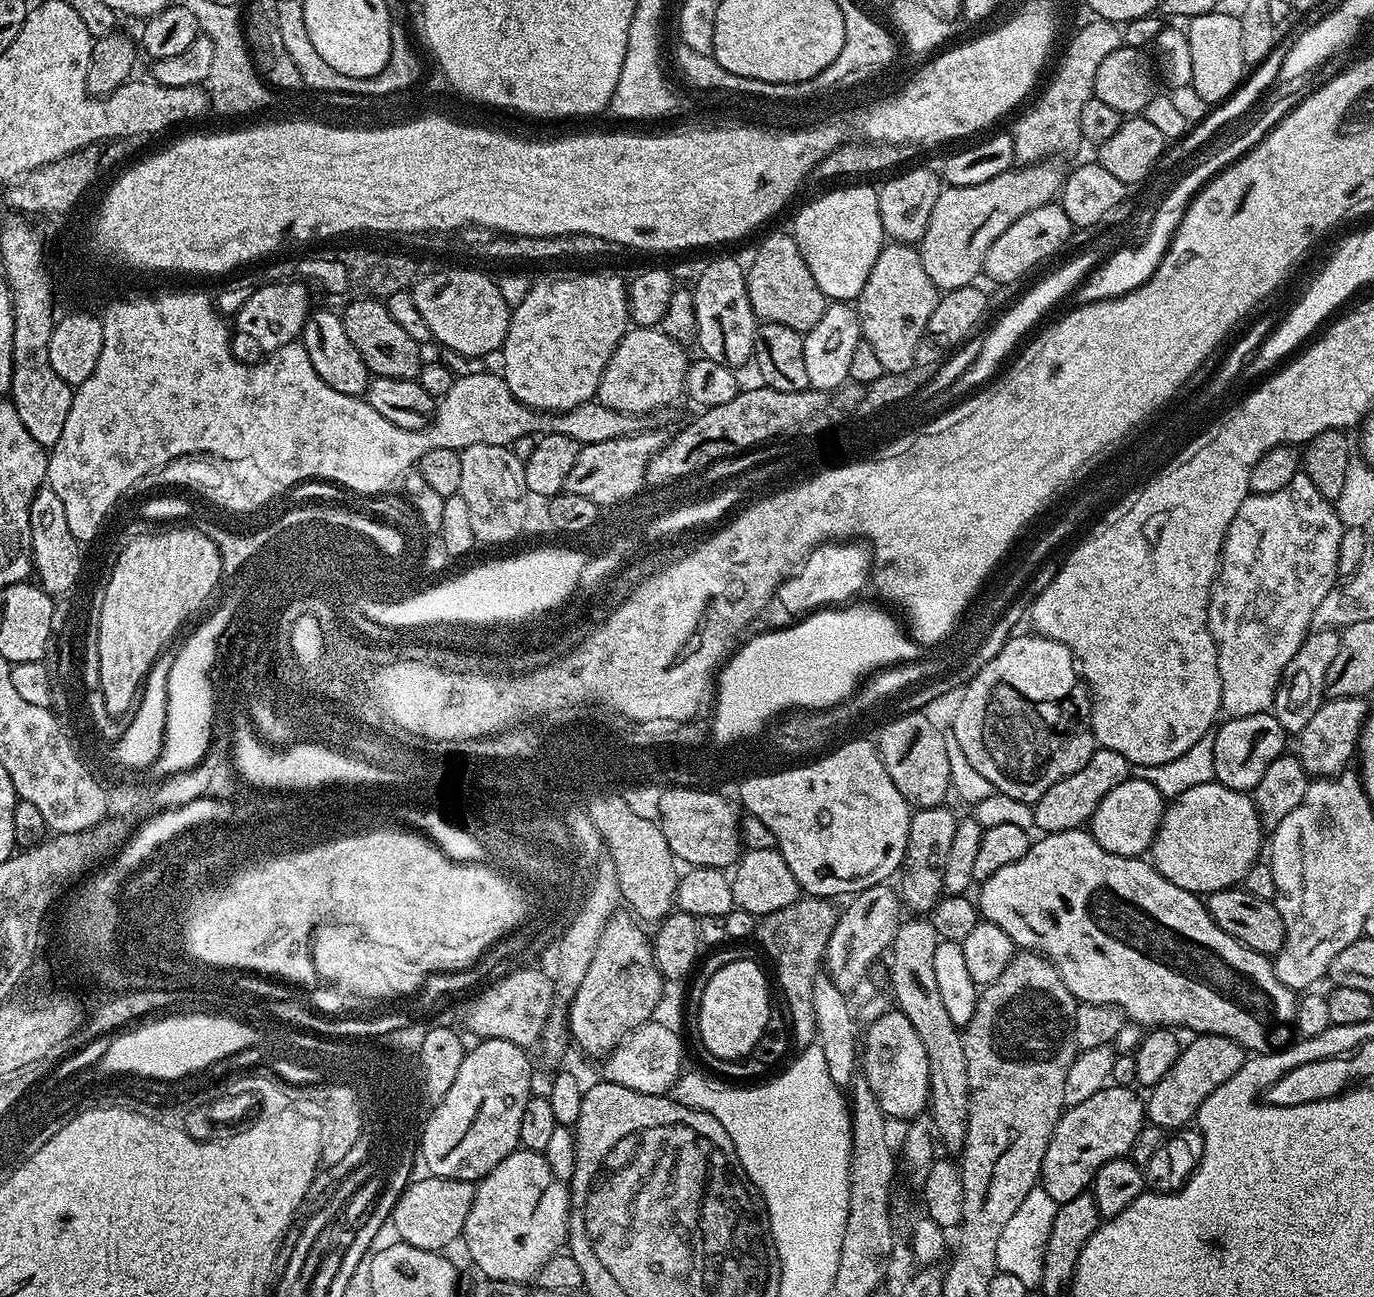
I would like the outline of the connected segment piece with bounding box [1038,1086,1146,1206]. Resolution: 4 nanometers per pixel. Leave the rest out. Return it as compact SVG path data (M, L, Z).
M1128 1086L1103 1088L1098 1094L1086 1098L1086 1102L1078 1102L1078 1106L1068 1108L1061 1115L1046 1146L1038 1181L1039 1187L1054 1198L1056 1205L1082 1195L1106 1162L1131 1153L1134 1138L1138 1138L1138 1130L1142 1130L1146 1123L1145 1101L1141 1097L1139 1100L1132 1091Z

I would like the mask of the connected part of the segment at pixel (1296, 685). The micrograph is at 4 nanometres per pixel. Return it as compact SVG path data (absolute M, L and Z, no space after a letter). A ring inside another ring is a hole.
M1309 631L1298 654L1294 654L1294 658L1290 658L1290 666L1286 666L1284 678L1276 687L1276 697L1271 706L1271 711L1278 718L1285 733L1299 734L1302 726L1306 726L1306 722L1310 722L1314 710L1318 710L1318 706L1324 703L1326 670L1330 670L1330 662L1334 662L1334 654L1338 654L1339 641L1339 631Z

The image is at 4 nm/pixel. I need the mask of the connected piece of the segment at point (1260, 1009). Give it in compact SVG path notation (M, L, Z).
M1075 828L1069 832L1050 832L1039 838L1041 840L1037 839L1030 846L1030 850L1026 850L1026 854L1018 858L1018 862L1010 866L1002 866L998 874L994 874L989 880L979 885L978 911L987 923L1002 926L1002 930L1006 930L1006 934L1017 949L1038 952L1042 956L1047 956L1058 970L1062 982L1066 982L1070 994L1076 997L1079 1003L1114 1004L1121 1008L1131 1023L1141 1025L1148 1030L1189 1028L1189 1033L1192 1034L1225 1036L1238 1042L1252 1054L1259 1054L1269 1047L1268 1024L1277 1020L1280 1024L1291 1025L1295 1021L1297 993L1284 986L1282 982L1278 982L1275 963L1269 957L1263 956L1261 952L1242 946L1238 938L1230 938L1230 934L1226 934L1226 930L1219 928L1214 918L1210 918L1207 903L1197 893L1182 890L1182 886L1174 886L1174 882L1166 882L1166 878L1162 878L1162 874L1158 874L1158 870L1153 868L1147 859L1119 856L1102 850L1102 846L1098 846L1091 831Z

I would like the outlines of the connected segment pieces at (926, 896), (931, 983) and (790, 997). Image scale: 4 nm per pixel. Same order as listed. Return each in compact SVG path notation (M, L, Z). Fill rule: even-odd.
M948 806L938 808L917 808L912 812L910 834L906 842L906 854L902 871L899 873L899 897L903 907L912 914L928 914L933 911L941 897L945 895L944 875L946 858L950 858L950 845L954 839L954 830L958 816Z
M908 919L901 923L890 947L892 961L888 964L888 980L892 983L895 1007L910 1018L910 1026L918 1030L918 1038L922 1038L922 1046L926 1046L930 1078L927 1111L932 1117L935 1135L939 1143L941 1140L950 1151L959 1153L964 1147L970 1110L970 1077L966 1074L964 1037L947 1014L945 1003L938 994L934 950L938 950L941 938L935 932L931 919Z
M804 896L790 906L776 910L757 921L754 933L763 950L770 956L776 980L785 992L783 1007L790 1021L790 1036L797 1049L809 1048L816 1043L816 1019L814 1018L814 994L812 979L819 975L827 942L838 917L831 901L823 897Z

